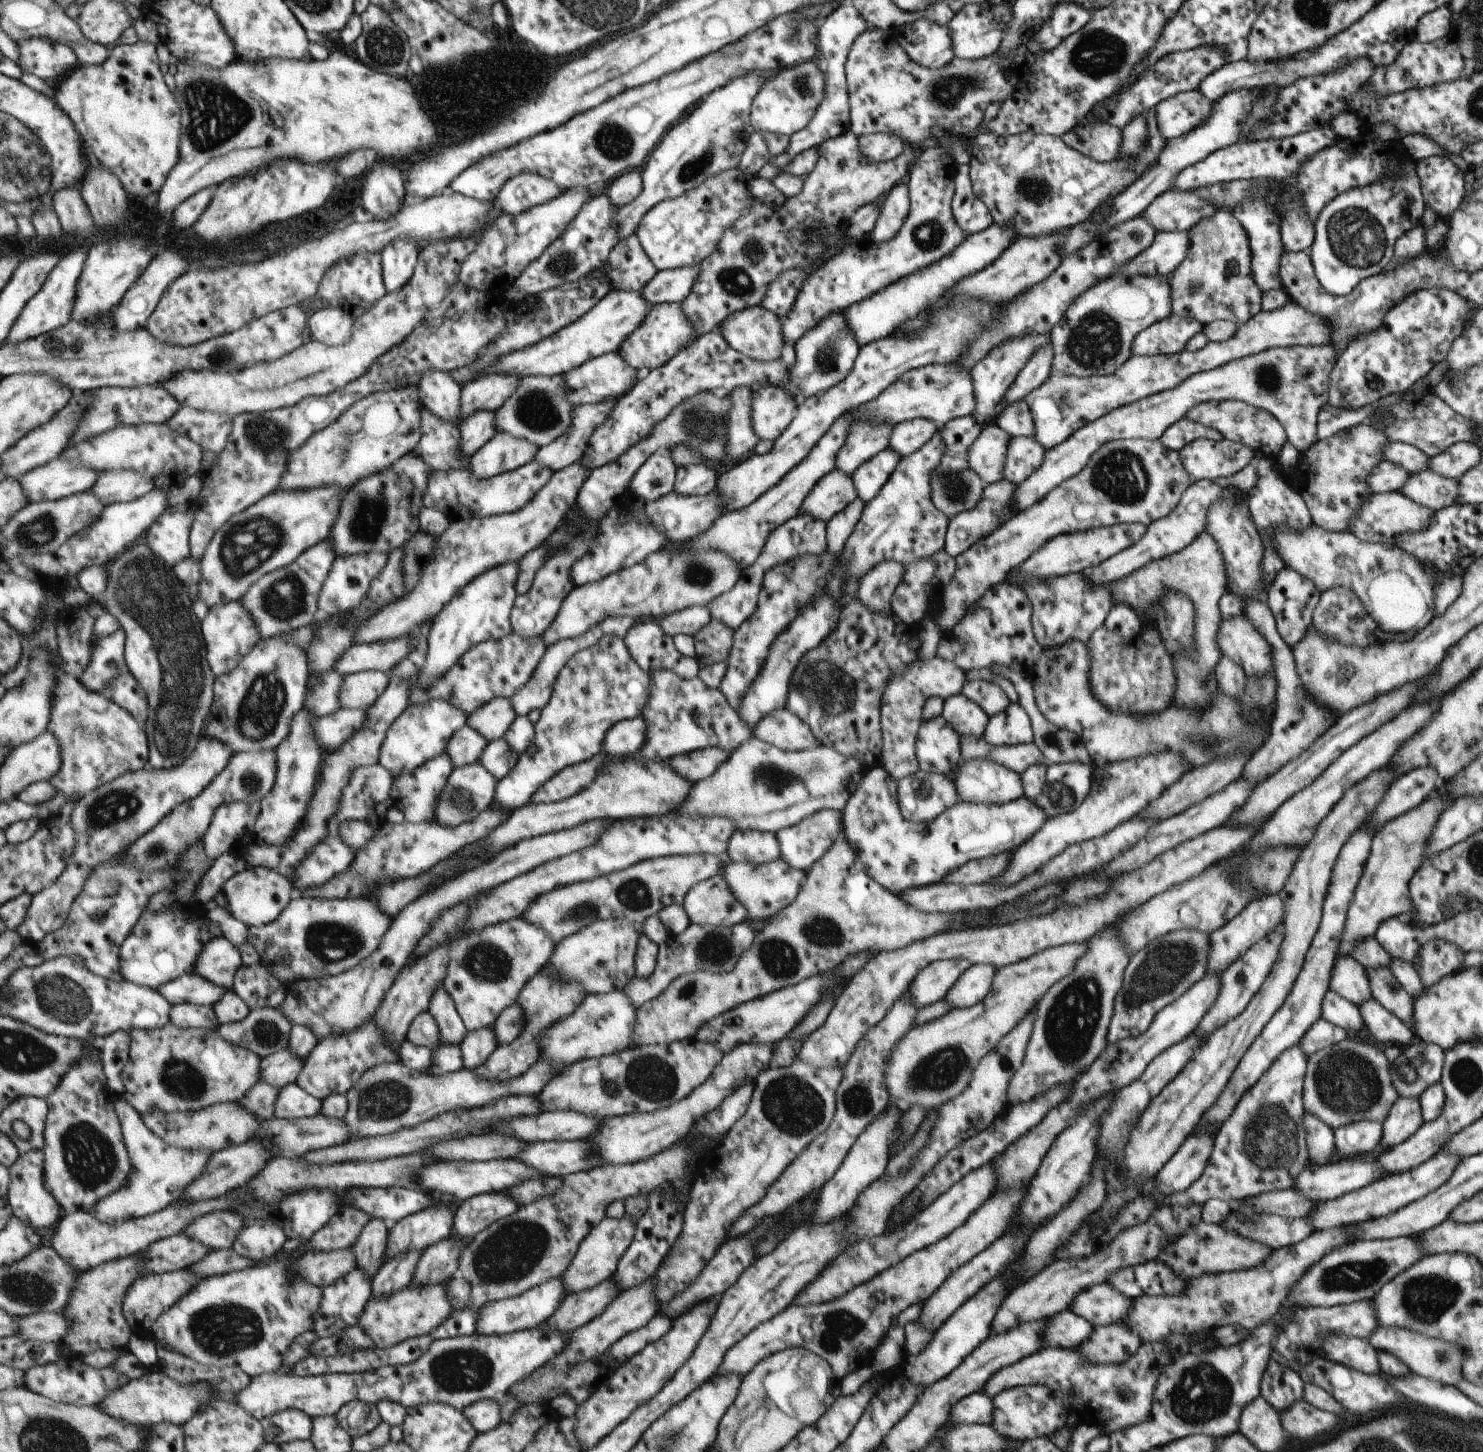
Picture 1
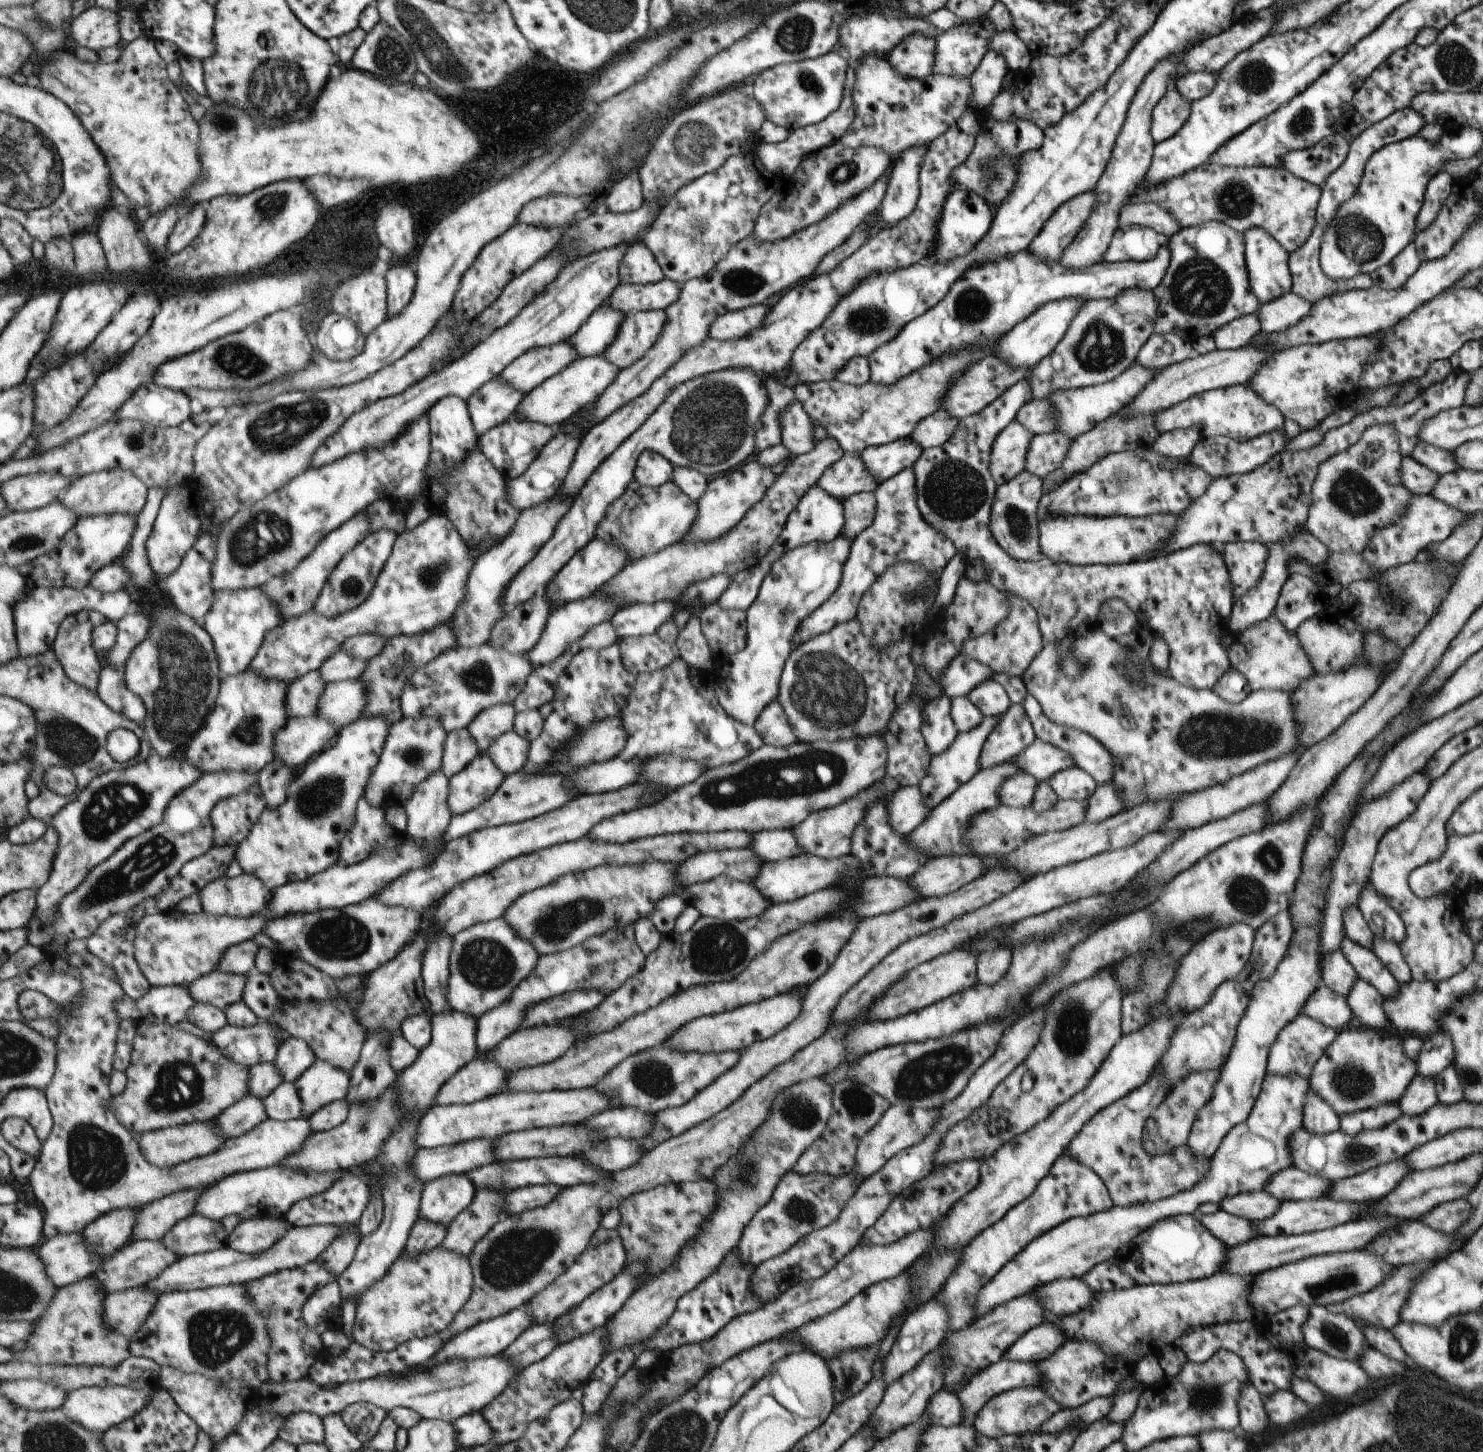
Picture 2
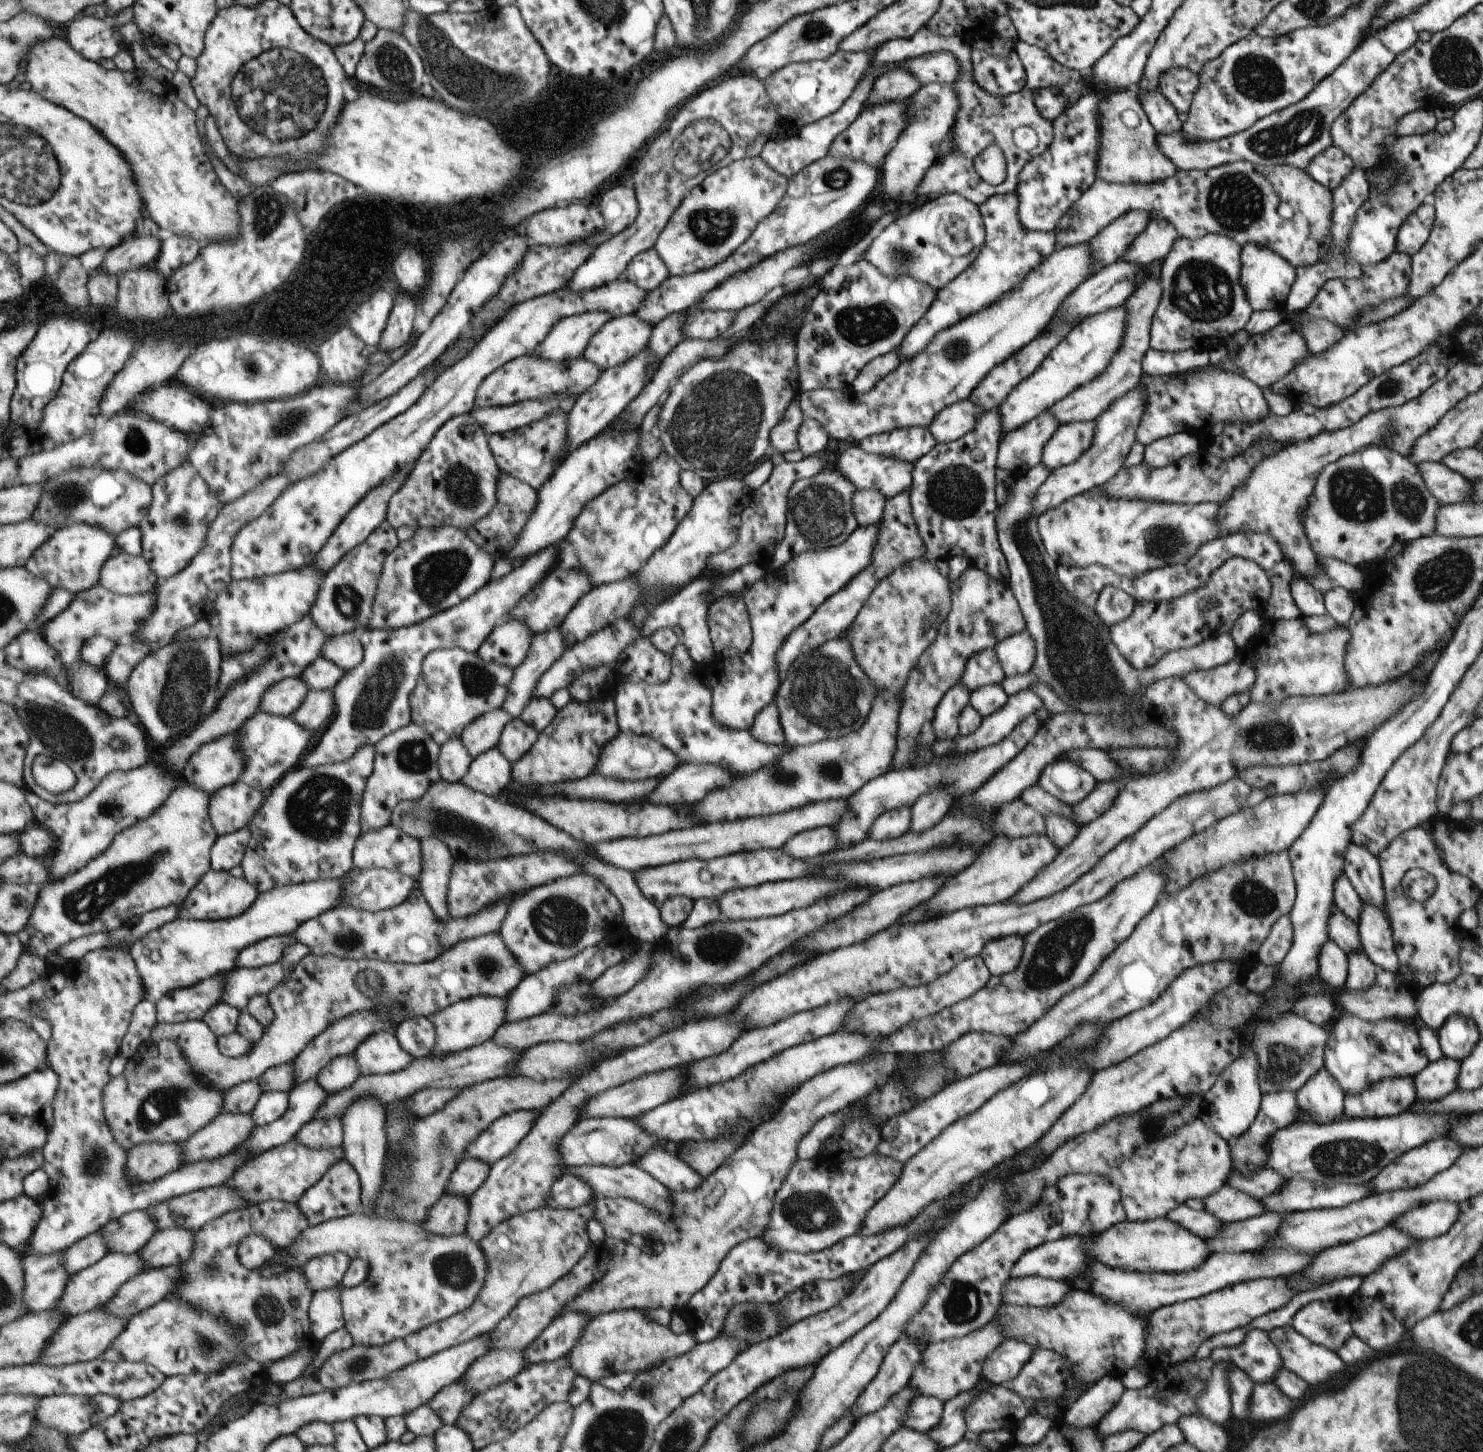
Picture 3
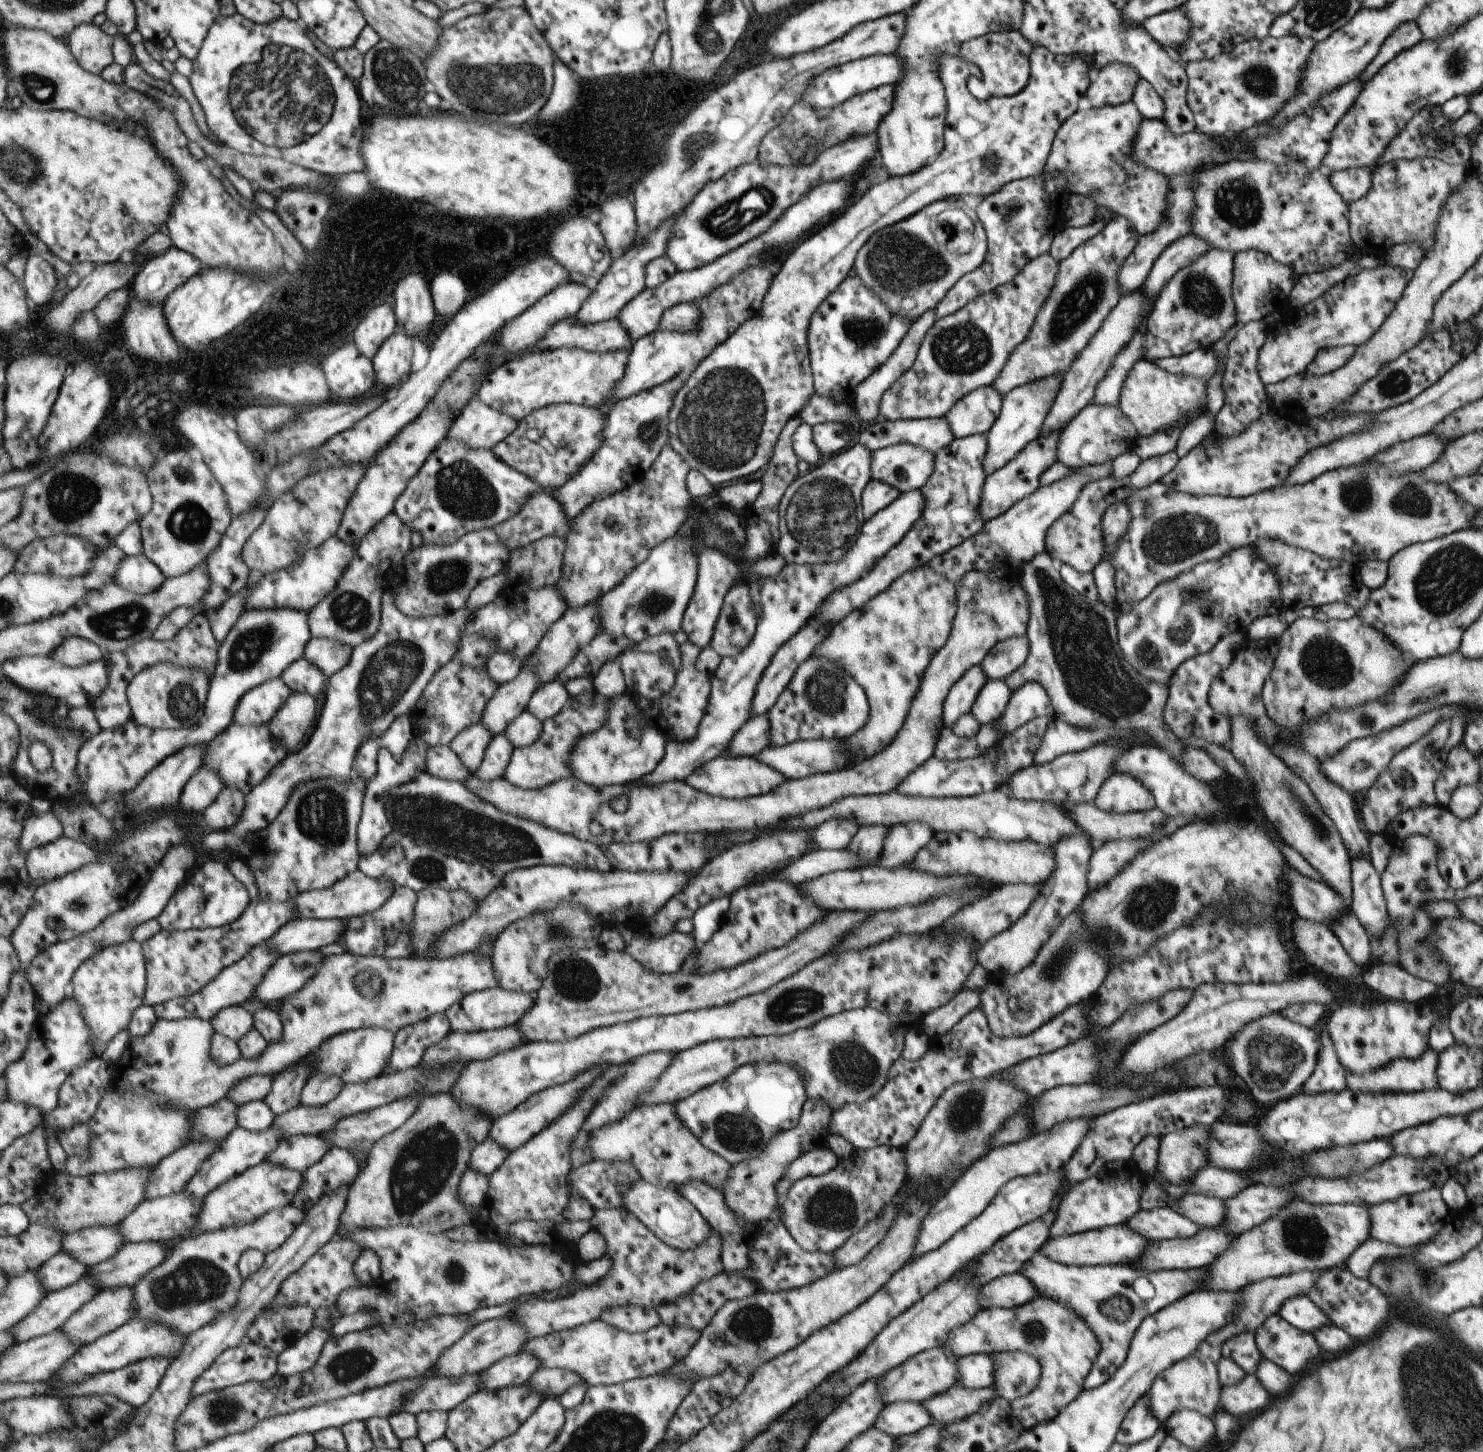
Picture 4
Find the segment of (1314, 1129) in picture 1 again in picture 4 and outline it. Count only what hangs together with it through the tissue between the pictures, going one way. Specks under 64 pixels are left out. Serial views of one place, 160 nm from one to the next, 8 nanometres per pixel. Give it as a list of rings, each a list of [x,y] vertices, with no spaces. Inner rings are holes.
[[[1322,1023],[1317,1030],[1319,1050],[1316,1054],[1313,1070],[1305,1079],[1302,1086],[1302,1091],[1310,1095],[1324,1092],[1337,1092],[1345,1088],[1345,1070],[1339,1062],[1327,1027]]]

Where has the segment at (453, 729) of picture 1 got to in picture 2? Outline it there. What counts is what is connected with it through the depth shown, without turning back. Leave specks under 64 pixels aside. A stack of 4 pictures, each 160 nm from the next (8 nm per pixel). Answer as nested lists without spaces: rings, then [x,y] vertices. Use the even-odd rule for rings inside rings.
[[[404,717],[399,722],[395,722],[391,727],[384,752],[381,754],[380,764],[377,764],[372,779],[366,787],[365,798],[369,800],[369,804],[380,806],[387,811],[400,800],[404,806],[421,782],[425,782],[433,773],[442,770],[444,746],[448,736],[449,732],[445,730],[439,718]]]

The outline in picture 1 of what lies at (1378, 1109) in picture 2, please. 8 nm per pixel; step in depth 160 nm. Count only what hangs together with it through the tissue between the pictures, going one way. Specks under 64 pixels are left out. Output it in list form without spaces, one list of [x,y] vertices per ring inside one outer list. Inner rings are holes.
[[[1361,1120],[1332,1130],[1334,1149],[1342,1160],[1353,1160],[1362,1153],[1369,1153],[1379,1144],[1382,1122]]]

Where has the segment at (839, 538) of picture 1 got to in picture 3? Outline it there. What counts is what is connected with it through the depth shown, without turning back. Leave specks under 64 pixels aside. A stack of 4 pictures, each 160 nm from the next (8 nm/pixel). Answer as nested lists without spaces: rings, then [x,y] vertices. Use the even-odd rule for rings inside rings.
[[[856,490],[851,498],[851,514],[858,527],[877,526],[881,521],[885,497],[877,490]]]

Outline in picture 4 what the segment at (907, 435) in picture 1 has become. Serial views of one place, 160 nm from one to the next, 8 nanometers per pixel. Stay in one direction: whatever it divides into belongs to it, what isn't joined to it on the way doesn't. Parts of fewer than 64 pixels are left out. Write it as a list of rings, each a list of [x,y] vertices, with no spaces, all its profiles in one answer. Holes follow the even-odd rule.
[[[987,385],[968,392],[943,417],[957,439],[985,435],[1000,413],[1001,405],[1002,396]]]

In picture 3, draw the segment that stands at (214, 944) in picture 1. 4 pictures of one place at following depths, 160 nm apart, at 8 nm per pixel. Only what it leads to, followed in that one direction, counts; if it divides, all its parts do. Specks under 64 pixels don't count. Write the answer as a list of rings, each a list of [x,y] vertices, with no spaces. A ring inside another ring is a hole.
[[[277,936],[257,942],[254,946],[245,948],[237,958],[237,967],[261,968],[263,966],[280,962],[287,950],[287,946],[297,943],[295,936]]]

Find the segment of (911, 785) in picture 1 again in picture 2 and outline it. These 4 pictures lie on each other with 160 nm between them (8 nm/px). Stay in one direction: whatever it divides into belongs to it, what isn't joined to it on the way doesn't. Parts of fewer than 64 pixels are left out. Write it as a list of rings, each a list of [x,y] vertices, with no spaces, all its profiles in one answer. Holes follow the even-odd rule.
[[[917,786],[896,790],[886,804],[887,822],[893,832],[905,837],[919,826],[930,811],[922,802]]]

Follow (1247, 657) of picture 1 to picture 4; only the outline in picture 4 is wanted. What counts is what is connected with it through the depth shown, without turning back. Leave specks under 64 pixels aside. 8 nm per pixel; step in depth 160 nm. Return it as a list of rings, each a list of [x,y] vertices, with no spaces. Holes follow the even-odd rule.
[[[1357,614],[1347,620],[1327,619],[1323,617],[1299,618],[1292,622],[1279,636],[1279,652],[1269,676],[1262,686],[1262,714],[1286,729],[1297,732],[1301,724],[1327,715],[1331,708],[1363,707],[1401,684],[1403,676],[1411,668],[1402,652],[1371,625],[1365,624]]]

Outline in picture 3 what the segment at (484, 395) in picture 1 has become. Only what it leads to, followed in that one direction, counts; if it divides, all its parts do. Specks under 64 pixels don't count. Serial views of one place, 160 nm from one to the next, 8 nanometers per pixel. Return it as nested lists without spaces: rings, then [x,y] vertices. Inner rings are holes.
[[[587,312],[561,318],[533,348],[531,356],[549,362],[581,358],[591,336],[609,320],[607,312]]]

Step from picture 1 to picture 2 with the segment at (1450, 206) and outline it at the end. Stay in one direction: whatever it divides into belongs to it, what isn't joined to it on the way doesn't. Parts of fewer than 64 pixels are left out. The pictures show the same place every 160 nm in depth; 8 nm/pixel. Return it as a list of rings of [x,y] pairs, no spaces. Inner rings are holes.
[[[1443,170],[1432,176],[1432,179],[1427,183],[1423,202],[1416,216],[1415,232],[1424,229],[1435,218],[1442,202],[1450,193],[1453,181],[1453,178]]]

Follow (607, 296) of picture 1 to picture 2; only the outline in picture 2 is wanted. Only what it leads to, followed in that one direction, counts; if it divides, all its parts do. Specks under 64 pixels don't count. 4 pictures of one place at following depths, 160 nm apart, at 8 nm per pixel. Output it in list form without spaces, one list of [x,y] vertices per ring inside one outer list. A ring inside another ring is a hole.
[[[600,305],[565,342],[577,352],[577,359],[602,355],[615,338],[623,318],[623,312]]]

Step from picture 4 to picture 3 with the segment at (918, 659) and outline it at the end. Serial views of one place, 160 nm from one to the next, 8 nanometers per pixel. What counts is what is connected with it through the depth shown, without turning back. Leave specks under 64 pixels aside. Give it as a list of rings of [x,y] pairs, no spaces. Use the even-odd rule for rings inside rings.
[[[922,558],[903,563],[877,582],[853,623],[842,634],[847,636],[857,666],[875,688],[871,710],[861,728],[814,744],[787,745],[787,750],[773,765],[750,774],[733,775],[729,786],[717,788],[705,794],[705,798],[689,804],[693,806],[691,812],[705,822],[775,814],[819,800],[847,799],[867,780],[883,774],[889,768],[895,748],[897,710],[901,710],[905,680],[919,654],[934,645],[939,622],[948,616],[950,603],[948,581],[937,572],[933,562]]]

